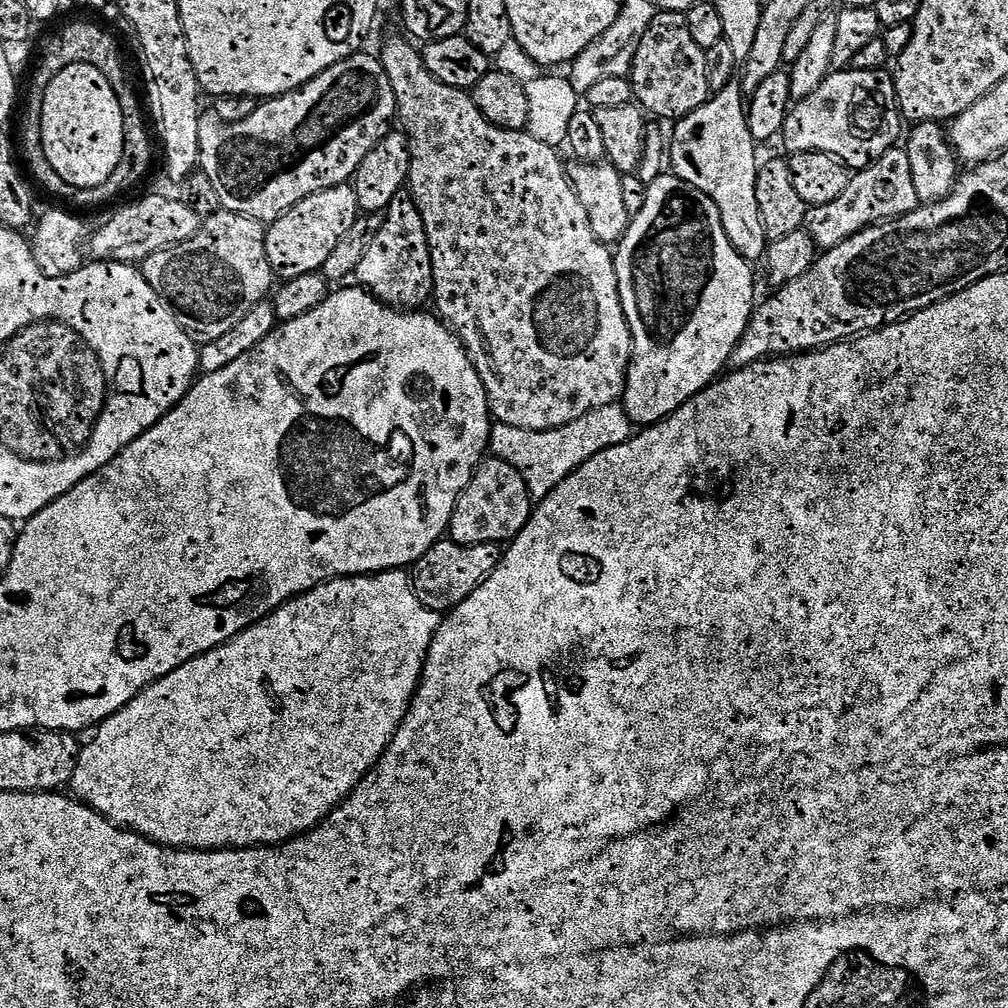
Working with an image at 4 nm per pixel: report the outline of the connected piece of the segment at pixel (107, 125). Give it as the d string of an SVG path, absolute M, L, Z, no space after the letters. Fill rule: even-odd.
M71 64L50 82L39 112L42 146L50 166L72 188L97 188L117 175L124 158L124 122L118 94L103 68L94 64Z

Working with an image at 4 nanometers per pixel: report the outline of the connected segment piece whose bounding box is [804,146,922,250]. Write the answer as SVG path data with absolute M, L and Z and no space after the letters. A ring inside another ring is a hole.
M897 146L868 168L859 169L849 179L846 190L842 190L842 194L834 198L834 202L811 205L804 218L804 228L814 238L817 249L827 250L846 242L846 238L870 226L910 214L921 207L921 204L914 188L908 153L903 147Z

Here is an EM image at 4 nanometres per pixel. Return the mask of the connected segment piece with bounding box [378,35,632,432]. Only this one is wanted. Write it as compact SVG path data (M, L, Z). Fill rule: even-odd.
M401 36L390 37L384 44L384 53L379 53L378 59L390 78L390 86L394 86L398 120L399 123L404 123L402 131L408 137L408 149L412 152L412 169L408 172L408 184L426 226L428 245L432 247L432 269L436 283L435 311L453 329L465 328L468 332L476 331L472 336L474 343L480 344L484 340L484 348L492 359L492 368L496 371L496 380L500 383L501 394L504 395L504 400L491 401L493 417L502 424L541 432L566 426L582 418L582 414L590 414L590 410L598 410L602 406L617 403L623 397L628 364L632 361L632 335L622 310L614 252L609 245L600 241L591 229L590 218L579 201L568 176L566 164L560 161L561 153L546 142L538 142L538 138L534 138L527 130L515 132L491 124L480 113L478 106L465 89L448 86L446 82L434 78L434 74L430 74L426 66L421 49L411 39Z

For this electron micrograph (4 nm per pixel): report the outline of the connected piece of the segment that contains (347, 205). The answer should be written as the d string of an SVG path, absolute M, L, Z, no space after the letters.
M351 183L322 190L298 202L289 212L281 212L277 220L267 225L264 233L266 258L273 273L284 282L319 273L327 258L346 237L347 231L354 226L360 215L358 198Z

